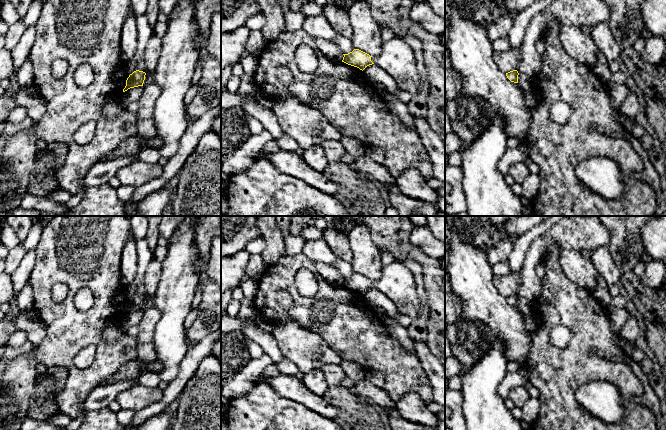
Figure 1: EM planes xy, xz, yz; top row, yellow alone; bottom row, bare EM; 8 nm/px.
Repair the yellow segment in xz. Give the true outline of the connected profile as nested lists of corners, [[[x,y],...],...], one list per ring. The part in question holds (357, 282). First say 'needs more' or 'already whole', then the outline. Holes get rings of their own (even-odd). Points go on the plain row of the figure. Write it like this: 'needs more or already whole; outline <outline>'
needs more; outline [[[399,260],[383,265],[378,280],[372,281],[359,273],[343,279],[342,286],[362,295],[369,289],[378,289],[389,298],[395,310],[413,320],[421,315],[421,301],[416,293],[413,273]]]

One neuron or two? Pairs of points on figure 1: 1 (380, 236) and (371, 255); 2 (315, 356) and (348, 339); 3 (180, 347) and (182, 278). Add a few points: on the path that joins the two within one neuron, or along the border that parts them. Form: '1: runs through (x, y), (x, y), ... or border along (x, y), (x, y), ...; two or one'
1: border along (366, 226), (371, 240), (381, 251); two
2: border along (313, 332), (316, 332), (343, 360); two
3: runs through (176, 330), (176, 295); one

